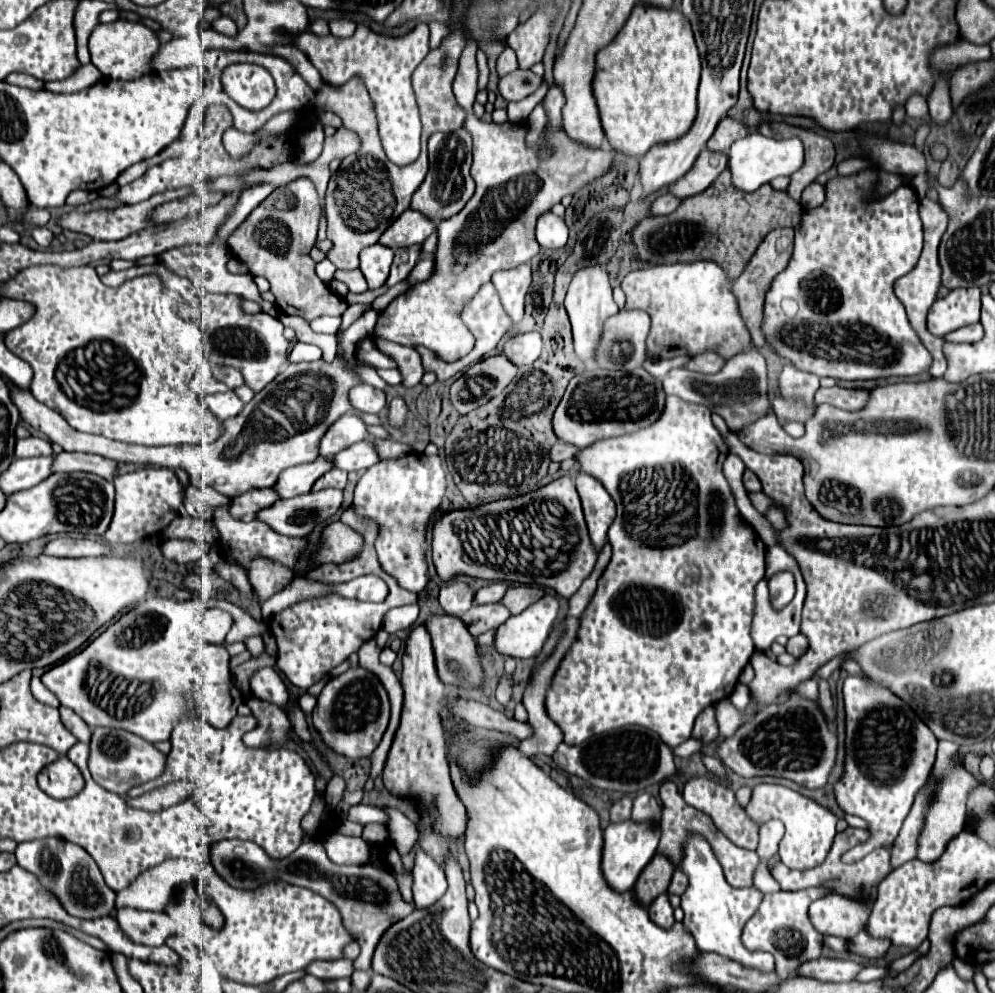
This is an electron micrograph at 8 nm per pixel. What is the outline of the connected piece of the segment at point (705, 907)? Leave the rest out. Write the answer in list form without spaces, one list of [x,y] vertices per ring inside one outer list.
[[[691,832],[683,844],[681,870],[689,878],[687,890],[681,894],[681,908],[685,912],[683,924],[693,934],[697,948],[701,952],[715,952],[715,954],[725,956],[729,960],[741,962],[743,966],[757,966],[759,970],[775,970],[773,954],[749,952],[741,946],[741,938],[739,938],[743,924],[761,906],[763,894],[755,886],[751,886],[751,888],[729,886],[711,844],[707,842],[705,836],[701,836],[697,832]]]

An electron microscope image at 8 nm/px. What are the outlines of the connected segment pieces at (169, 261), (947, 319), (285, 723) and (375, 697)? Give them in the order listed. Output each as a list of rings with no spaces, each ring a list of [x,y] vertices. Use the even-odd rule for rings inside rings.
[[[213,240],[211,244],[205,244],[205,246],[201,246],[201,244],[189,244],[189,246],[181,246],[181,248],[167,250],[165,254],[159,256],[159,262],[163,262],[163,264],[165,264],[169,270],[173,270],[175,274],[181,274],[181,276],[189,278],[195,286],[205,288],[205,290],[211,292],[211,294],[227,294],[227,292],[231,292],[231,294],[237,294],[237,296],[241,296],[241,298],[245,298],[245,300],[261,302],[263,312],[267,312],[267,314],[279,318],[281,310],[279,310],[273,302],[261,300],[259,290],[257,290],[257,284],[253,282],[253,276],[251,276],[251,274],[231,274],[231,272],[227,270],[227,260],[229,260],[229,258],[231,258],[231,252],[229,252],[227,244]]]
[[[955,288],[945,298],[939,298],[935,306],[929,310],[927,328],[935,336],[947,336],[963,326],[971,326],[979,322],[979,288]]]
[[[251,696],[247,700],[247,706],[251,708],[253,716],[259,720],[259,726],[243,736],[245,746],[259,748],[259,746],[283,744],[289,732],[289,718],[285,710],[277,704],[259,700],[257,696]]]
[[[349,660],[331,670],[330,675],[331,680],[317,696],[317,706],[313,710],[315,728],[321,732],[325,744],[339,754],[347,758],[371,756],[373,750],[379,746],[389,724],[391,706],[387,690],[371,670],[363,666],[350,668]]]

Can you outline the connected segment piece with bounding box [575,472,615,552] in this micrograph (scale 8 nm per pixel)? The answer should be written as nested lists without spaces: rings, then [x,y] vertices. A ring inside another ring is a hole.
[[[579,474],[575,478],[577,492],[583,502],[583,512],[585,512],[585,522],[589,528],[589,536],[593,542],[593,548],[601,552],[601,548],[607,542],[607,530],[611,522],[615,520],[615,502],[605,490],[605,486],[589,476],[589,474]]]

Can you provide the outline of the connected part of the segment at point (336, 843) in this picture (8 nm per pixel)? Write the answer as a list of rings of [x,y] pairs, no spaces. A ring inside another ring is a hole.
[[[333,834],[333,838],[325,838],[325,850],[327,856],[335,864],[347,864],[347,866],[359,866],[367,864],[371,858],[371,846],[363,838],[345,836],[345,834]]]

